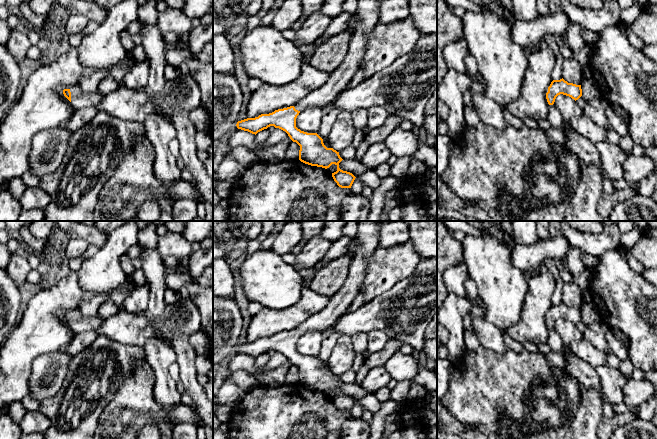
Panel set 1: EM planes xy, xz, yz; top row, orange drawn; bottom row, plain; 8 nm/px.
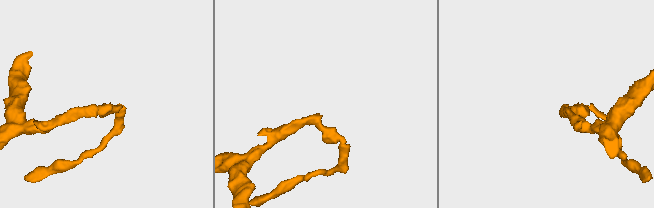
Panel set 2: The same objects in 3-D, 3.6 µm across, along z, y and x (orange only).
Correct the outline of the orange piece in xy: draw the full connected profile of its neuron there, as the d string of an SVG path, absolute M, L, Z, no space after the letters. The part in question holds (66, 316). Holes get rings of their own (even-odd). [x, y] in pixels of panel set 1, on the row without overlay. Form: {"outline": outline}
{"outline": "M79 310L64 313L63 318L71 326L75 334L90 330L96 331L104 321L98 313L94 317L85 317Z"}

